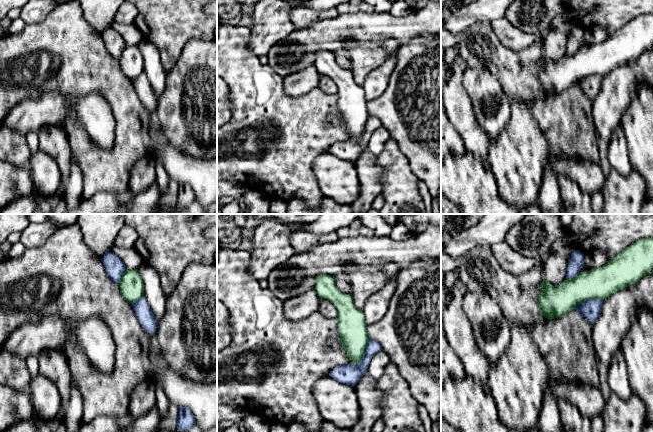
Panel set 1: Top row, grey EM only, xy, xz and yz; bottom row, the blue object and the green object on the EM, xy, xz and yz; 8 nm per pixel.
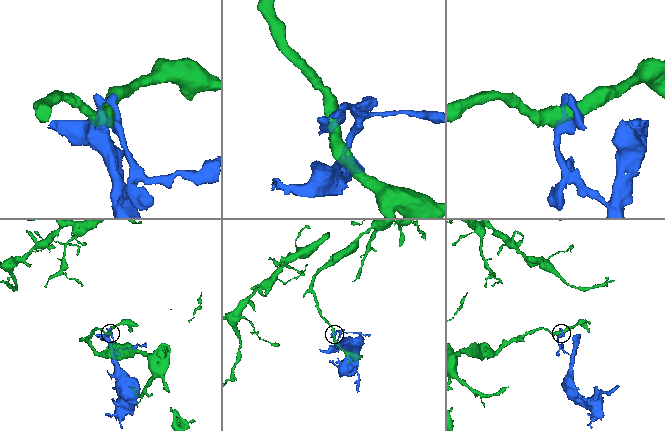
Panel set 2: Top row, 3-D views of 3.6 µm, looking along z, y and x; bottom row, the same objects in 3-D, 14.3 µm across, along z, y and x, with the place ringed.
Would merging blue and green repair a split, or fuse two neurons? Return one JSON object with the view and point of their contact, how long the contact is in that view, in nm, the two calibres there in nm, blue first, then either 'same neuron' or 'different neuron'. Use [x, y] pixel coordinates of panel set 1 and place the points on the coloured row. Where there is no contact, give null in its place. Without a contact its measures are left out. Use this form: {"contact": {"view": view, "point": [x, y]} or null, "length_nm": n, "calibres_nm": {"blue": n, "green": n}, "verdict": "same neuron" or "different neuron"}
{"contact": {"view": "xz", "point": [364, 355]}, "length_nm": 260, "calibres_nm": {"blue": 170, "green": 220}, "verdict": "different neuron"}

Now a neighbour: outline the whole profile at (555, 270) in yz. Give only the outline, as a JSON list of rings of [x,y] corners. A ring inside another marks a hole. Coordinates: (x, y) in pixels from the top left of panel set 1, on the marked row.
[[[566,233],[555,240],[547,257],[543,280],[553,286],[561,284],[566,279],[568,260],[574,250],[580,249],[580,243],[585,236]]]

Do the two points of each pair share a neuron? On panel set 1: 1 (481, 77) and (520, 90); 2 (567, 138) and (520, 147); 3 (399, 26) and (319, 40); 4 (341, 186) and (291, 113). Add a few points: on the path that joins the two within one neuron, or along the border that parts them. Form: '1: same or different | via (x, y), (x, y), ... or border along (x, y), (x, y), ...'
1: different | border along (499, 83), (504, 92)
2: different | border along (537, 120), (548, 149), (559, 158), (564, 157)
3: same | via (379, 26), (339, 29)
4: different | border along (328, 151), (322, 152), (315, 159), (315, 177)

